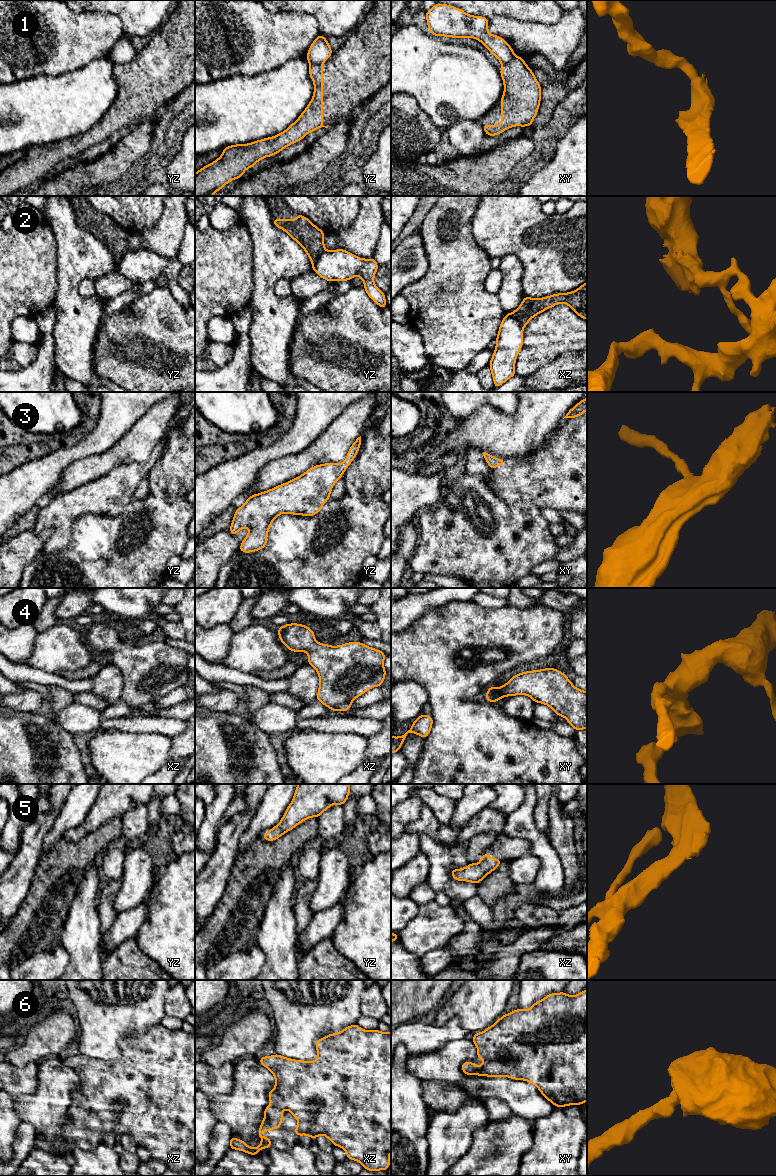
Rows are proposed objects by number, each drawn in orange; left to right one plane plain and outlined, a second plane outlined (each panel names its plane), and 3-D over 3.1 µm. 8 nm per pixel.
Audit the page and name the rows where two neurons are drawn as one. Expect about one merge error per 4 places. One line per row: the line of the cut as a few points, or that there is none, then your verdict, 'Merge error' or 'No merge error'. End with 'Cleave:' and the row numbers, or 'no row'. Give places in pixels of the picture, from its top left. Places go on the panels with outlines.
1: Split along xy (515, 55), (509, 61), (501, 63). Merge error
2: Split along yz (326, 250), (318, 257), (313, 266). Merge error
3: No split. No merge error
4: No split. No merge error
5: No split. No merge error
6: No split. No merge error
Cleave: 1, 2

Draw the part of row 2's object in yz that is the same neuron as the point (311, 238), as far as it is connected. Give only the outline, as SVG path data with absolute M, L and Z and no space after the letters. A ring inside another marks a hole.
M297 214L296 219L276 218L273 219L273 224L285 231L305 250L312 266L318 257L326 251L324 245L326 234L305 216Z

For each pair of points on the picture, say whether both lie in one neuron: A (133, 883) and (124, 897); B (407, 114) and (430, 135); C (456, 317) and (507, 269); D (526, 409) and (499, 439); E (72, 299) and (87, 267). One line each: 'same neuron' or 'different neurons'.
A: same neuron
B: same neuron
C: different neurons
D: same neuron
E: same neuron

